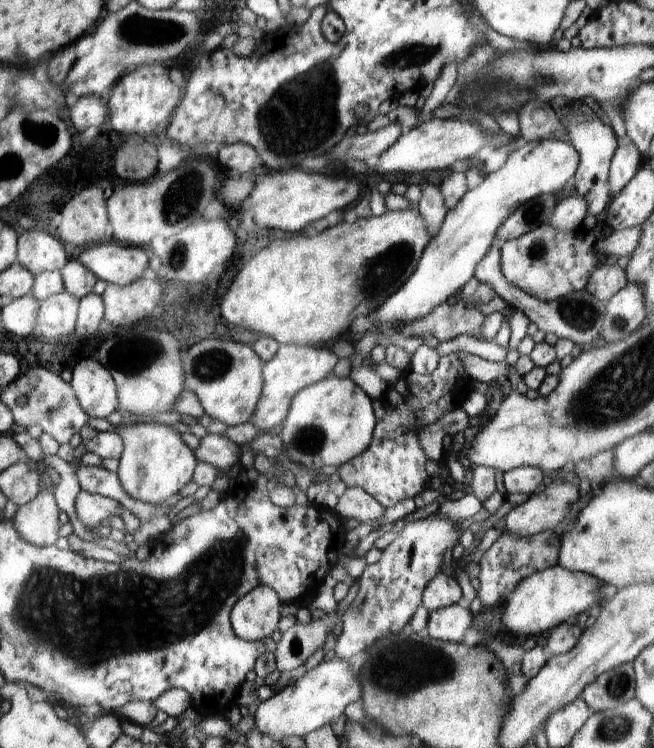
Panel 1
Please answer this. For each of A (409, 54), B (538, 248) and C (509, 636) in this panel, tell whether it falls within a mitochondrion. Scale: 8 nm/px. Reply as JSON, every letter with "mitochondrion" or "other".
{"A":"mitochondrion","B":"mitochondrion","C":"other"}

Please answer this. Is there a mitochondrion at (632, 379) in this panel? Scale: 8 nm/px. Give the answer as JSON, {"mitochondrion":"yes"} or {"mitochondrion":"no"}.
{"mitochondrion":"yes"}

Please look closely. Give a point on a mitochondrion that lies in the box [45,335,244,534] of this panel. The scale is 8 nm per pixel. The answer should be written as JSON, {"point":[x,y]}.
{"point":[213,363]}

